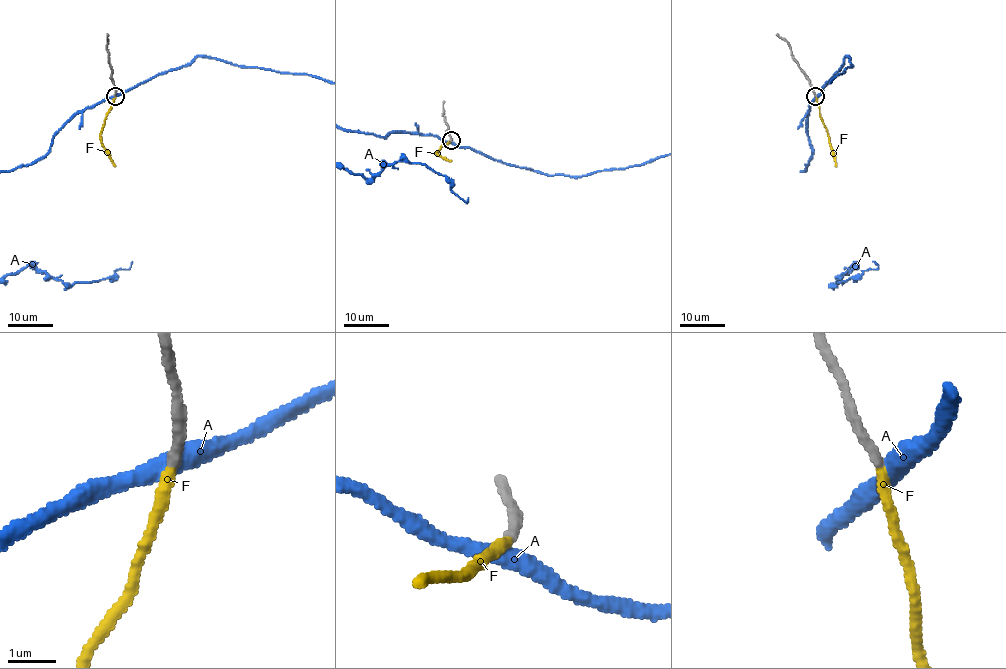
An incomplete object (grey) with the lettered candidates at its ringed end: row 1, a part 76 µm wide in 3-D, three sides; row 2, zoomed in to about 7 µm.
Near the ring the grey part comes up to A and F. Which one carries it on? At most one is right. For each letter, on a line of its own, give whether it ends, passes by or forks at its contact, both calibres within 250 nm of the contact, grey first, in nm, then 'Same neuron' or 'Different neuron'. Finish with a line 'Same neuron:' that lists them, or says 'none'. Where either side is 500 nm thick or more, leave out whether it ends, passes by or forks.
A: It passes by. Thickness 220 nm (grey) against 400 nm. Different neuron
F: It ends there. Thickness 220 nm (grey) against 220 nm. Same neuron
Same neuron: F

